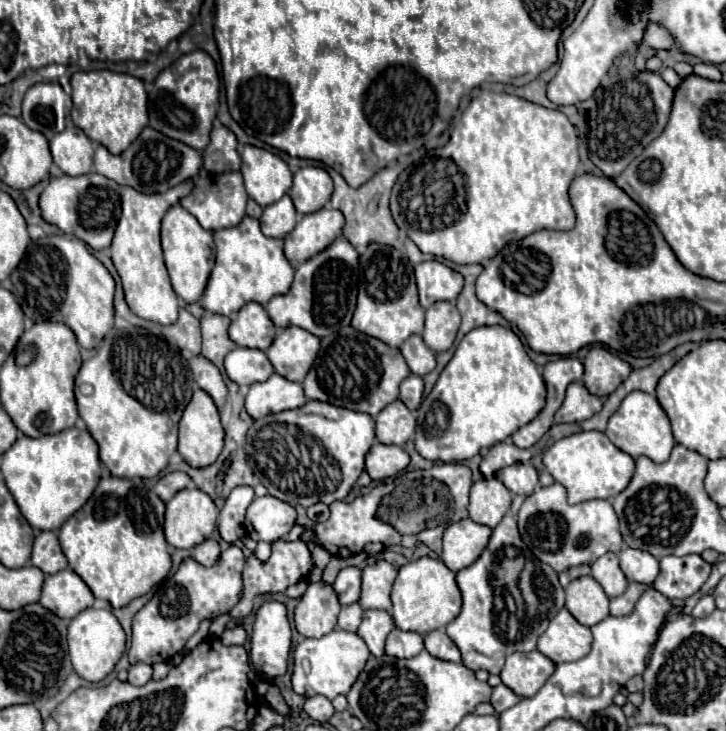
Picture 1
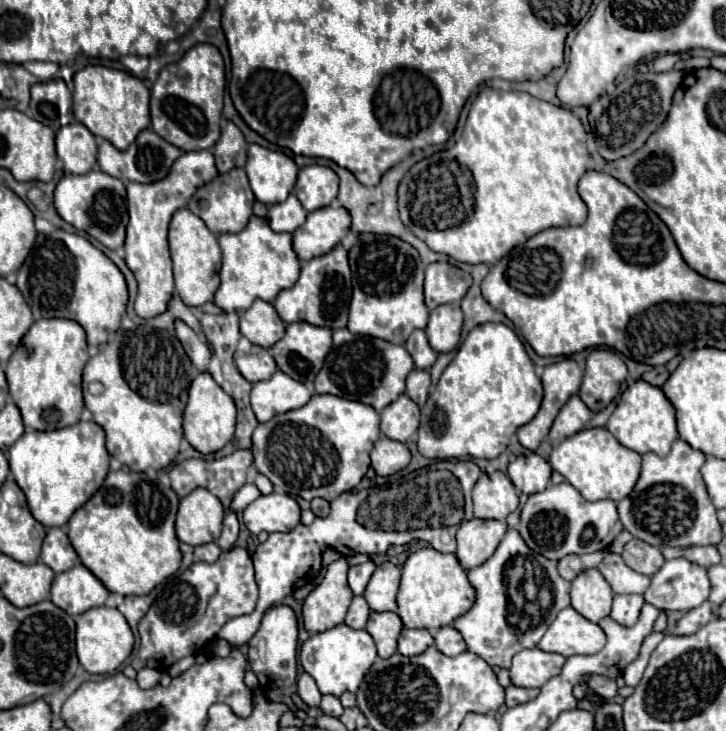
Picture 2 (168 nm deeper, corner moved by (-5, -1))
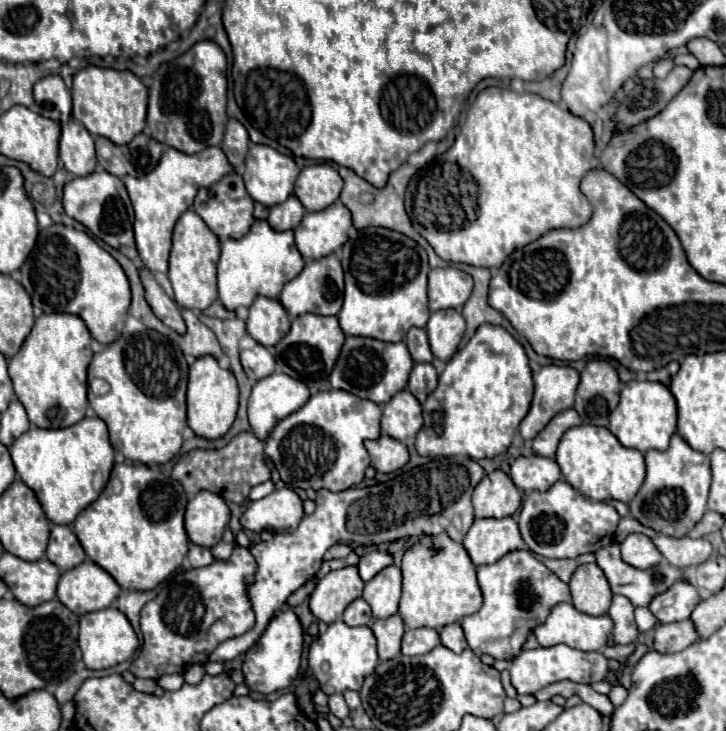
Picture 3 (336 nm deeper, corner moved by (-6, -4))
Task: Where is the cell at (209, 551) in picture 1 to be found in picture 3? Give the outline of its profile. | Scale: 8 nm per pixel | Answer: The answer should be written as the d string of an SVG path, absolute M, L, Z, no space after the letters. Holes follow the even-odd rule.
M192 545L190 551L188 551L188 561L190 561L192 567L206 567L206 565L214 563L214 557L212 557L212 551L210 549Z

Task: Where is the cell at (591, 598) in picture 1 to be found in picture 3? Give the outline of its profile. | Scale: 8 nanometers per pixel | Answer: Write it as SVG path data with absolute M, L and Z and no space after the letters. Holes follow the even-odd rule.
M596 563L580 565L570 579L572 603L586 615L606 615L612 603L612 591L606 575Z

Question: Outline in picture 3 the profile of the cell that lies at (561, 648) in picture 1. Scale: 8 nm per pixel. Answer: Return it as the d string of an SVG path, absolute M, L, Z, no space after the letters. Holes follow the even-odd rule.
M572 603L556 605L546 623L534 629L540 647L554 647L564 643L580 651L598 651L606 645L612 631L612 621L608 615L592 617L574 609Z

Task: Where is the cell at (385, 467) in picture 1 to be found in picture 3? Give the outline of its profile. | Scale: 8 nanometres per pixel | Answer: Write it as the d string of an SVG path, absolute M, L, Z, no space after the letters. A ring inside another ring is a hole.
M380 435L376 441L366 443L366 449L372 457L372 467L380 473L392 473L408 463L406 445L388 435Z

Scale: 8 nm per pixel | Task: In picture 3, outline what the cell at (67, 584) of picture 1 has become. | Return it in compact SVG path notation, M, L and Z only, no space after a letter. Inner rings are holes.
M84 561L62 573L58 581L58 601L74 611L74 615L110 607L118 591L118 583L92 561Z

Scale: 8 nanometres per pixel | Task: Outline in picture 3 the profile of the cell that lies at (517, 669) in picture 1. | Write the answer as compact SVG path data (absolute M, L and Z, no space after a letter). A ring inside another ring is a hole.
M554 645L554 647L538 647L530 651L522 651L510 665L510 675L512 675L512 685L520 695L526 693L536 693L542 687L570 679L576 683L596 683L604 681L608 677L608 659L602 653L584 653L566 645Z

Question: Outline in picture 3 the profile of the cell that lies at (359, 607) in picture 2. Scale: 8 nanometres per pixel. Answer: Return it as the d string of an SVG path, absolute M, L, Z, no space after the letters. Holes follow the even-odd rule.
M356 599L352 601L344 615L342 615L342 621L350 627L360 627L360 625L370 625L372 621L372 611L370 611L370 605L364 601L364 599Z

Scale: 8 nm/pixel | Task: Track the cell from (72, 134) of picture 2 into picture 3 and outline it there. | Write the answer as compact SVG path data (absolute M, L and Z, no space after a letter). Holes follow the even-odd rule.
M70 121L66 127L62 127L60 161L64 163L66 171L76 177L90 175L96 169L94 139L86 127L82 127L82 123Z

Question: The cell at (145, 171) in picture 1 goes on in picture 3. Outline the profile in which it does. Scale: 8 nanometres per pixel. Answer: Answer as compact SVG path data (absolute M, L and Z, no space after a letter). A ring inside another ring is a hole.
M144 133L136 135L128 145L114 145L104 137L96 137L96 157L104 171L126 177L132 175L140 179L148 171L152 171L162 157L162 143L152 137L144 137Z

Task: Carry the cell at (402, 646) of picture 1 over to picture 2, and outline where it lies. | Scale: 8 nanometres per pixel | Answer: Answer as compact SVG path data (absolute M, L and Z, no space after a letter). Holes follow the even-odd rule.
M411 628L401 630L399 652L403 656L417 656L425 652L431 644L433 644L433 636L429 634L429 630L411 630Z

